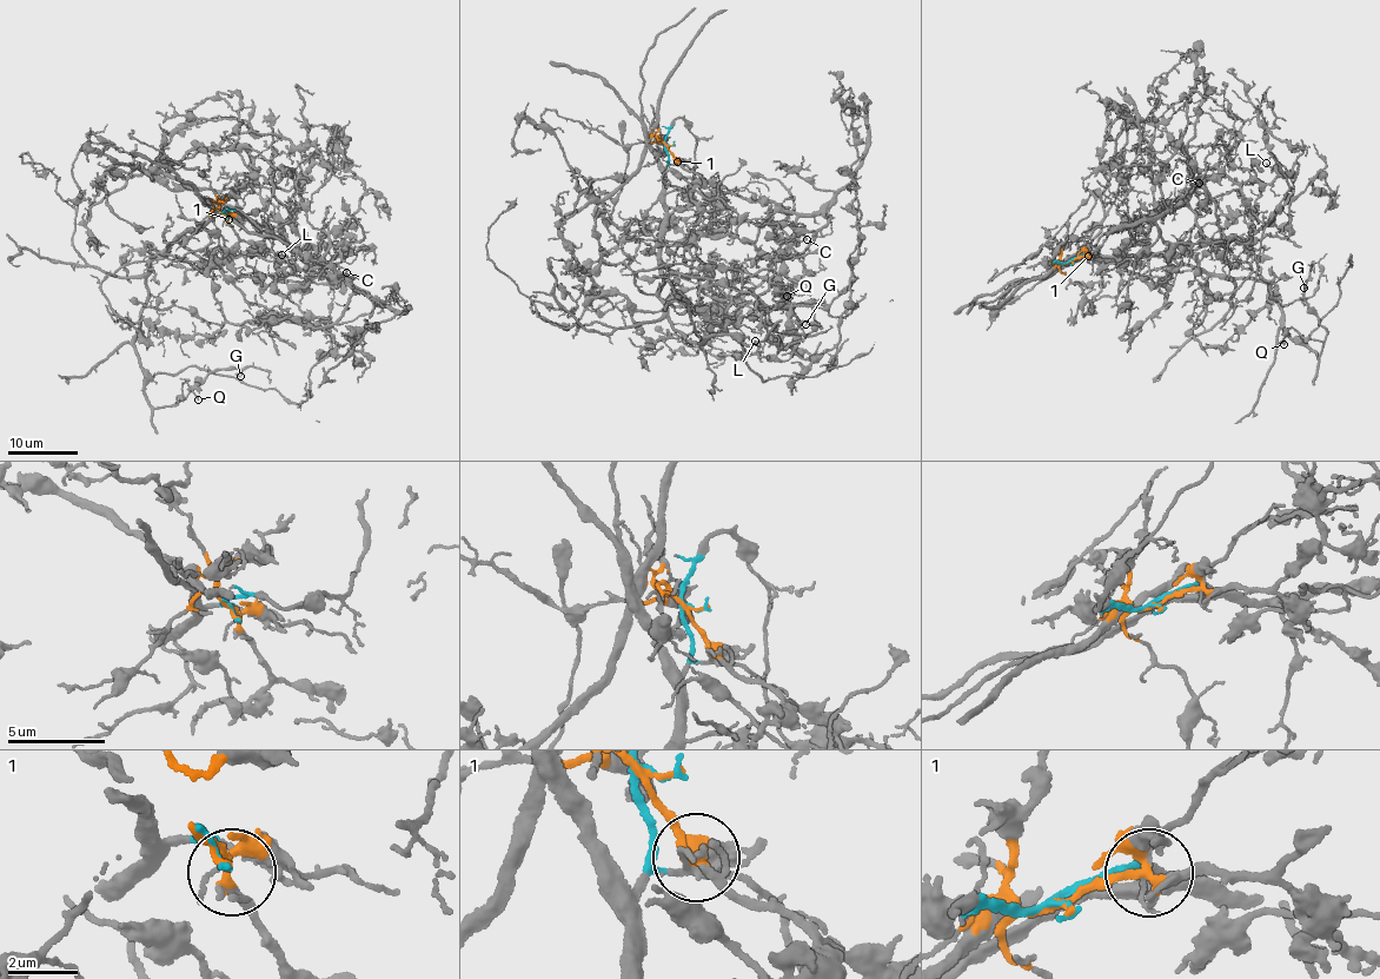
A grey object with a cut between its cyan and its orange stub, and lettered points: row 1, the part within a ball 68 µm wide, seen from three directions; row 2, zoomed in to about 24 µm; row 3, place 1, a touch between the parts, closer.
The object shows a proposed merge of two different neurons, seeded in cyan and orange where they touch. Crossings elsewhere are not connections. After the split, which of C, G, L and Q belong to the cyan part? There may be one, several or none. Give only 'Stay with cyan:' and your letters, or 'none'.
Stay with cyan: G, Q

